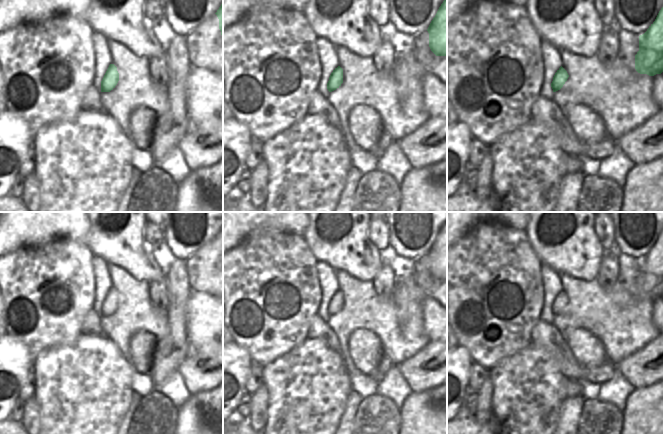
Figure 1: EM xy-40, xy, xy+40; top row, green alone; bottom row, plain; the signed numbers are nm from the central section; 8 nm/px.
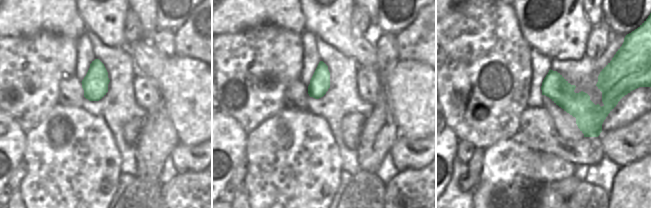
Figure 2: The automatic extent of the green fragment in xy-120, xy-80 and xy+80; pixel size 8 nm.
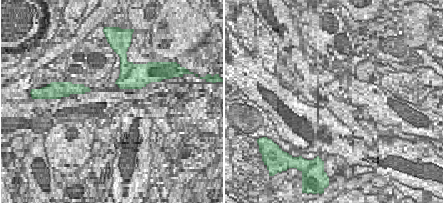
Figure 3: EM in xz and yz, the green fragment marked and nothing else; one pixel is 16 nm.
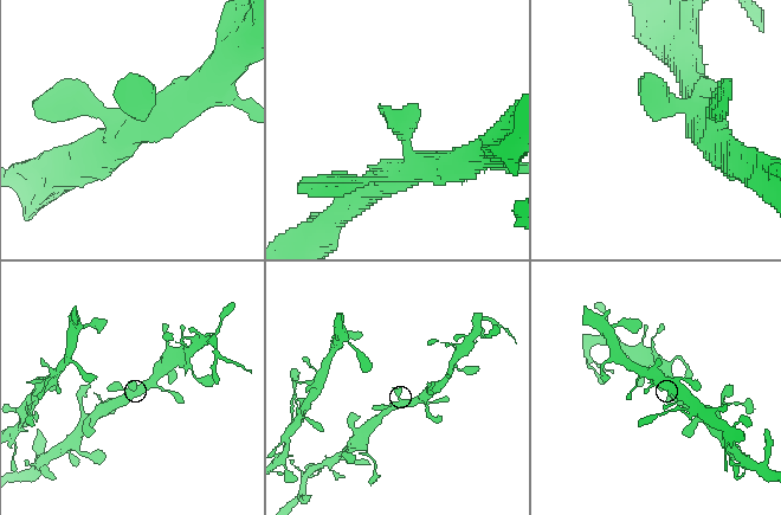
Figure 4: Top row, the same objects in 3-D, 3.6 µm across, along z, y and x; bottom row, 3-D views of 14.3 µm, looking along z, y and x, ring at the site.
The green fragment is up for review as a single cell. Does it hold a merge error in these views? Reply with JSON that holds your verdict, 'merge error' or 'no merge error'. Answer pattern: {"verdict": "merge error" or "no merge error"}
{"verdict": "no merge error"}

